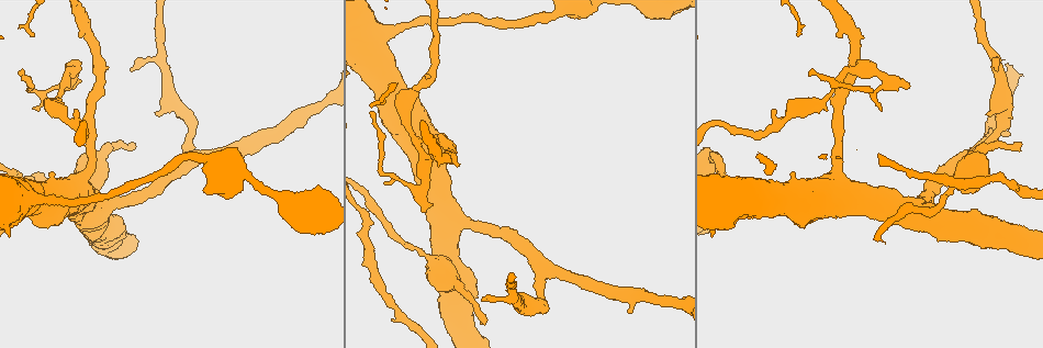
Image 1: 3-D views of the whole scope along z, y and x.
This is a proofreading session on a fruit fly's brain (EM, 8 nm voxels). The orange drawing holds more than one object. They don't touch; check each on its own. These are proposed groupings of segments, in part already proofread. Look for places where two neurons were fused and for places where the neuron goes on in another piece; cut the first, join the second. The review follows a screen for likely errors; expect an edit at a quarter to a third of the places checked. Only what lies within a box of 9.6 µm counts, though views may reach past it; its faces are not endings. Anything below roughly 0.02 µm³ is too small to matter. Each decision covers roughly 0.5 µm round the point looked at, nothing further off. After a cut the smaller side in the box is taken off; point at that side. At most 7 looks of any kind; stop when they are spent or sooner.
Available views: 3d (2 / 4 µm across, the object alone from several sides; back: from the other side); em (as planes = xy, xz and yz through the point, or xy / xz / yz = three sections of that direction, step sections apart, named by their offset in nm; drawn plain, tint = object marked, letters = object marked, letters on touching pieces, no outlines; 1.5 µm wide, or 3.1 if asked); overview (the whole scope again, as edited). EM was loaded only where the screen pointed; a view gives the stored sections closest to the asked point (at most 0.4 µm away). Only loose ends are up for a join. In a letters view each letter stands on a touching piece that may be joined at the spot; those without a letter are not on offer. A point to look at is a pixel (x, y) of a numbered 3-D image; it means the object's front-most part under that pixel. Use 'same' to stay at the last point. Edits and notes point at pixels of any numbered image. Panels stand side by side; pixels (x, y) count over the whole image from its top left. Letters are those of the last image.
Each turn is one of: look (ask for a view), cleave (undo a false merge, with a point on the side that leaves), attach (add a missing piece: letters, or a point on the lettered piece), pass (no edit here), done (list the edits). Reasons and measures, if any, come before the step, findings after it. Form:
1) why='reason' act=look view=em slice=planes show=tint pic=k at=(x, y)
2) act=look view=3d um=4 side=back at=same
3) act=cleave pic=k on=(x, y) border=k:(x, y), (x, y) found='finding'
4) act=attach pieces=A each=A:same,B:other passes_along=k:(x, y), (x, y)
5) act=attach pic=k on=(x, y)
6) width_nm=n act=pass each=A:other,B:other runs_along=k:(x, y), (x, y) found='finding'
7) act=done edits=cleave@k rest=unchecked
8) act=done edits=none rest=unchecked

why='calibre changes' act=look view=em slice=yz step=4 show=tint pic=1 at=(416, 146)

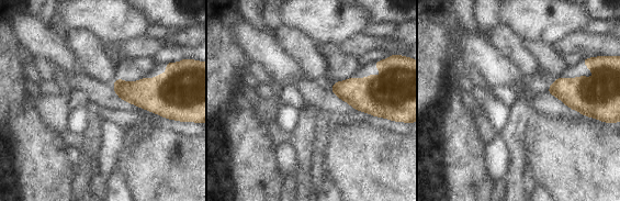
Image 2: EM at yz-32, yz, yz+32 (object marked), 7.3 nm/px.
why='cut it another way' act=look view=em slice=planes show=letters at=same

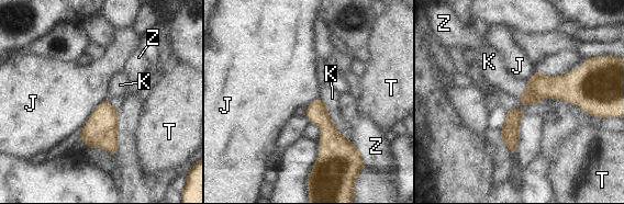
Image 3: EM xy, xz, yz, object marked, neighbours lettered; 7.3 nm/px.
act=pass each=J:other,K:other,T:other,Z:other found='all the same neuron'

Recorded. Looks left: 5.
act=look view=3d um=2 pic=1 at=(134, 145)

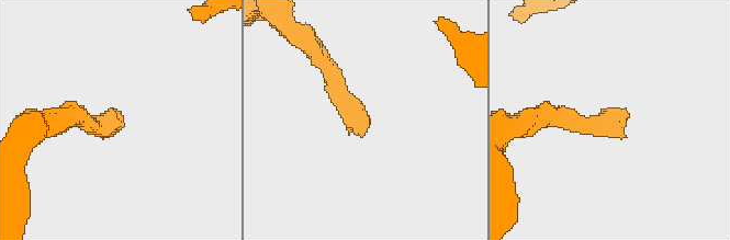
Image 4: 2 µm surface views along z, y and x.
why='shape alone is not enough' act=look view=em slice=planes show=letters pic=4 at=(625, 114)

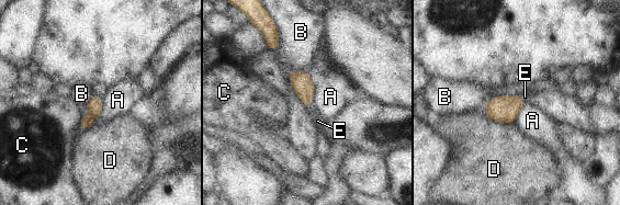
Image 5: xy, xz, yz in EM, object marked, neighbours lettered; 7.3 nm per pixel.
width_nm=110 longest_contact=B:300nm act=attach pieces=E each=A:other,B:other,C:other,D:other,E:same found='it goes on there'

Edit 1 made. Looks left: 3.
why='thick end' act=look view=em slice=planes show=plain pic=1 at=(1010, 135)

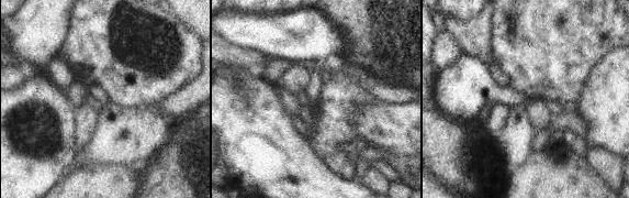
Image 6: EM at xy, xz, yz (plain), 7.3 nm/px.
why='see the neighbours' act=look view=em slice=planes show=letters at=same

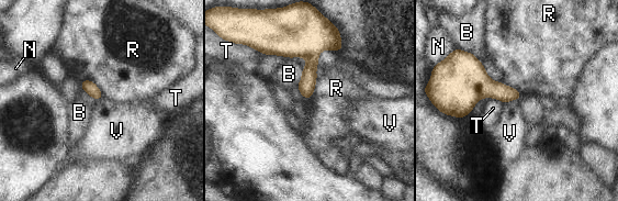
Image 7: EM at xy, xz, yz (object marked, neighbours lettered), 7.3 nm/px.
act=pass each=B:other,N:other,R:other,T:other,V:other found='none of them fits'

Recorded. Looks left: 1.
act=done edits=attach@5 rest=unchecked

